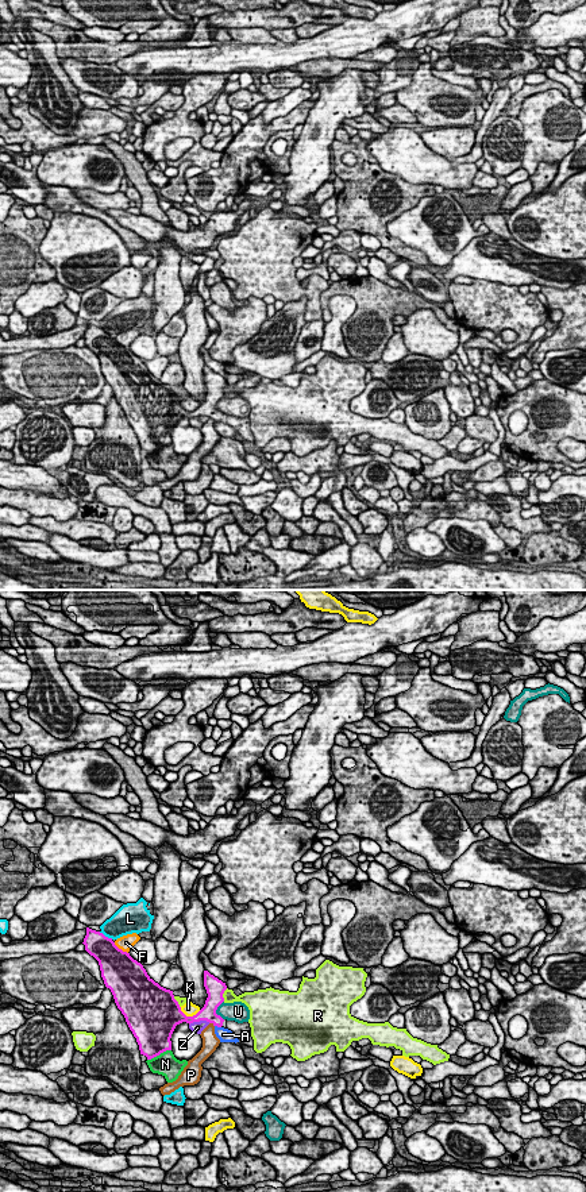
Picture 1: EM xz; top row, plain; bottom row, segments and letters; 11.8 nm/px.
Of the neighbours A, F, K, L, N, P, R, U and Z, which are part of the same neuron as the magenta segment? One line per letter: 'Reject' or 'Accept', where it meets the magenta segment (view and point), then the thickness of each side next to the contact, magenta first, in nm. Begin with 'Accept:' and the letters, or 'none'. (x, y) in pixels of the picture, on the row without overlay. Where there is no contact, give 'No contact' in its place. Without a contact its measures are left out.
Accept: none
A: Reject. Touches magenta at xz (218, 421). Thickness 190 nm (magenta) against 160 nm
F: Reject. Touches magenta at xz (120, 344). Thickness 440 nm (magenta) against 180 nm
K: Reject. Touches magenta at xz (189, 412). Thickness 300 nm (magenta) against 160 nm
L: Reject. Touches magenta at xz (104, 331). Thickness 300 nm (magenta) against 300 nm
N: Reject. Touches magenta at xz (158, 450). Thickness 420 nm (magenta) against 280 nm
P: Reject. Touches magenta at xz (214, 420). Thickness 190 nm (magenta) against 190 nm
R: Reject. Touches magenta at xz (222, 390). Thickness 220 nm (magenta) against 140 nm
U: Reject. Touches magenta at xz (216, 404). Thickness 220 nm (magenta) against 240 nm
Z: Reject. Touches magenta at xz (199, 416). Thickness 190 nm (magenta) against 130 nm

